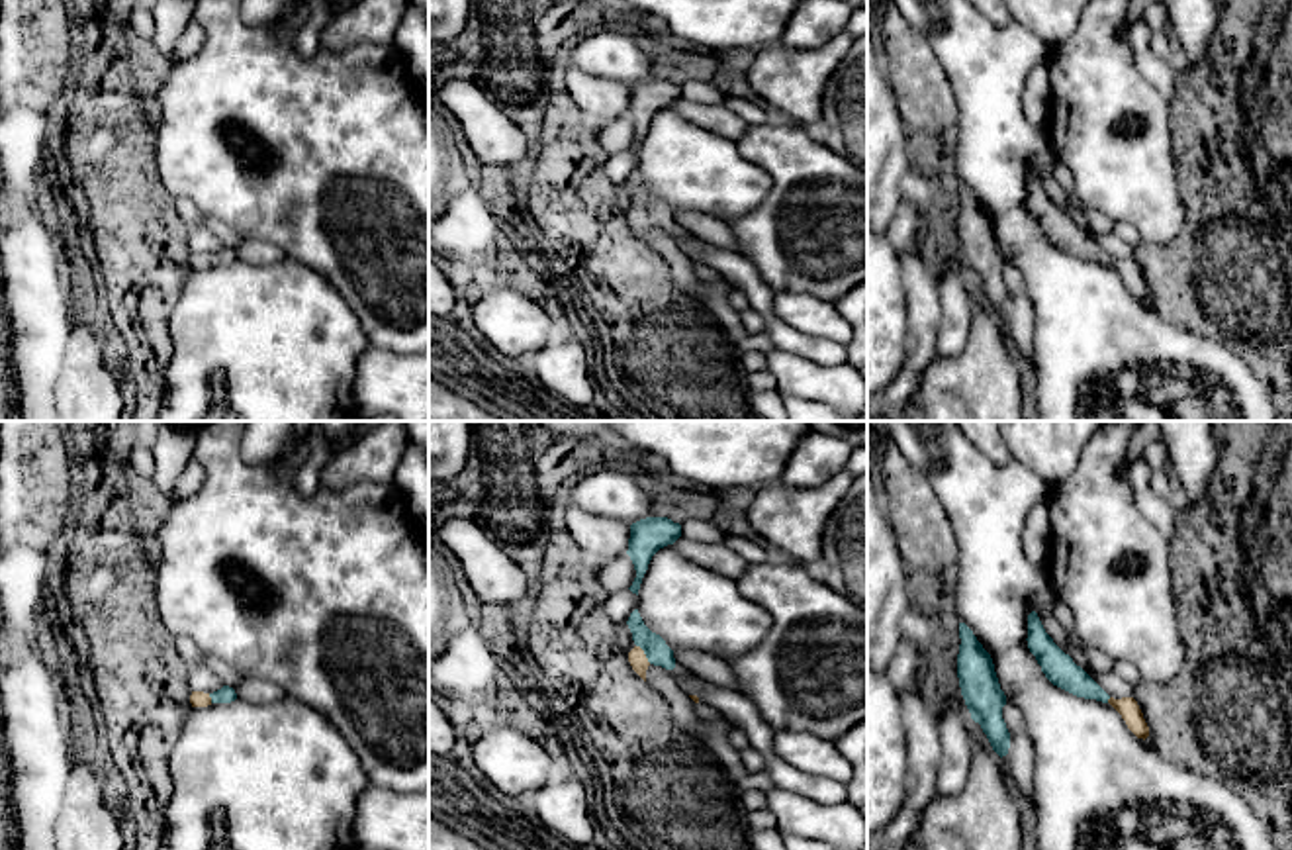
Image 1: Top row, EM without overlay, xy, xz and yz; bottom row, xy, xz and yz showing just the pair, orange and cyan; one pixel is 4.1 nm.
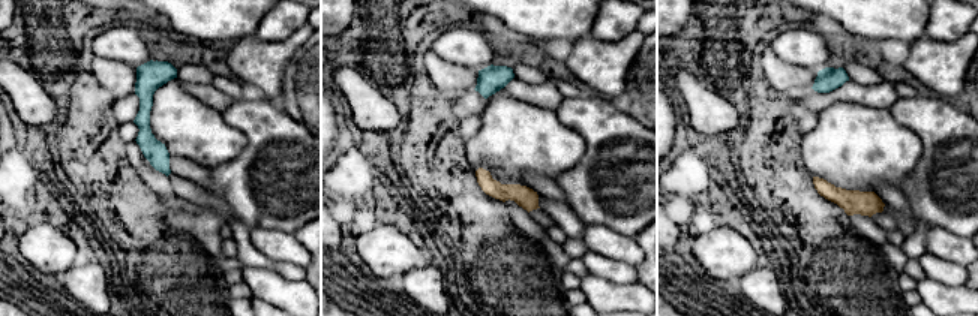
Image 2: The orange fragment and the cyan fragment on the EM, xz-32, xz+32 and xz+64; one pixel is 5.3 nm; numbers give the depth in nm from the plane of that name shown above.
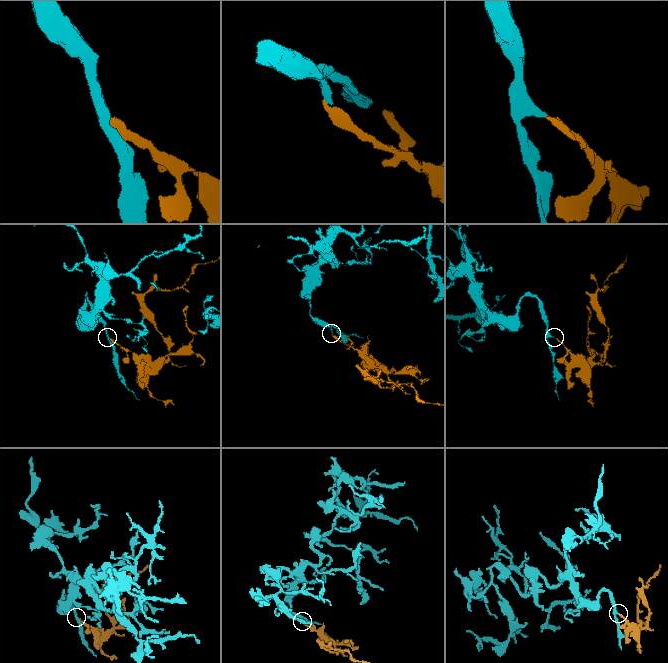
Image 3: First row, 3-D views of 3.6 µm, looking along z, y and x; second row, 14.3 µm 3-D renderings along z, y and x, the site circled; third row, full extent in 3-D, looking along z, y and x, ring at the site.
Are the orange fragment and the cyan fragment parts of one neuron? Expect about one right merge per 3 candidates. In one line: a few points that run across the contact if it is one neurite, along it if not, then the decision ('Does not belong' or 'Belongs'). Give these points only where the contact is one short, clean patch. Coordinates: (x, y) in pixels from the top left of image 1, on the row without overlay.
Line: xz (637, 218), (645, 216), (658, 214). Belongs

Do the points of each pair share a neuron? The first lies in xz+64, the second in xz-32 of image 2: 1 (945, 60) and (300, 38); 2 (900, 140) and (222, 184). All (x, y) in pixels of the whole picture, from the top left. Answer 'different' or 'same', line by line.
1: same
2: different

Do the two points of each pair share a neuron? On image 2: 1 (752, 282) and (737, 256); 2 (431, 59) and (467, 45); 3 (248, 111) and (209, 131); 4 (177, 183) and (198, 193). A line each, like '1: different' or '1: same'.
1: different
2: different
3: different
4: same

